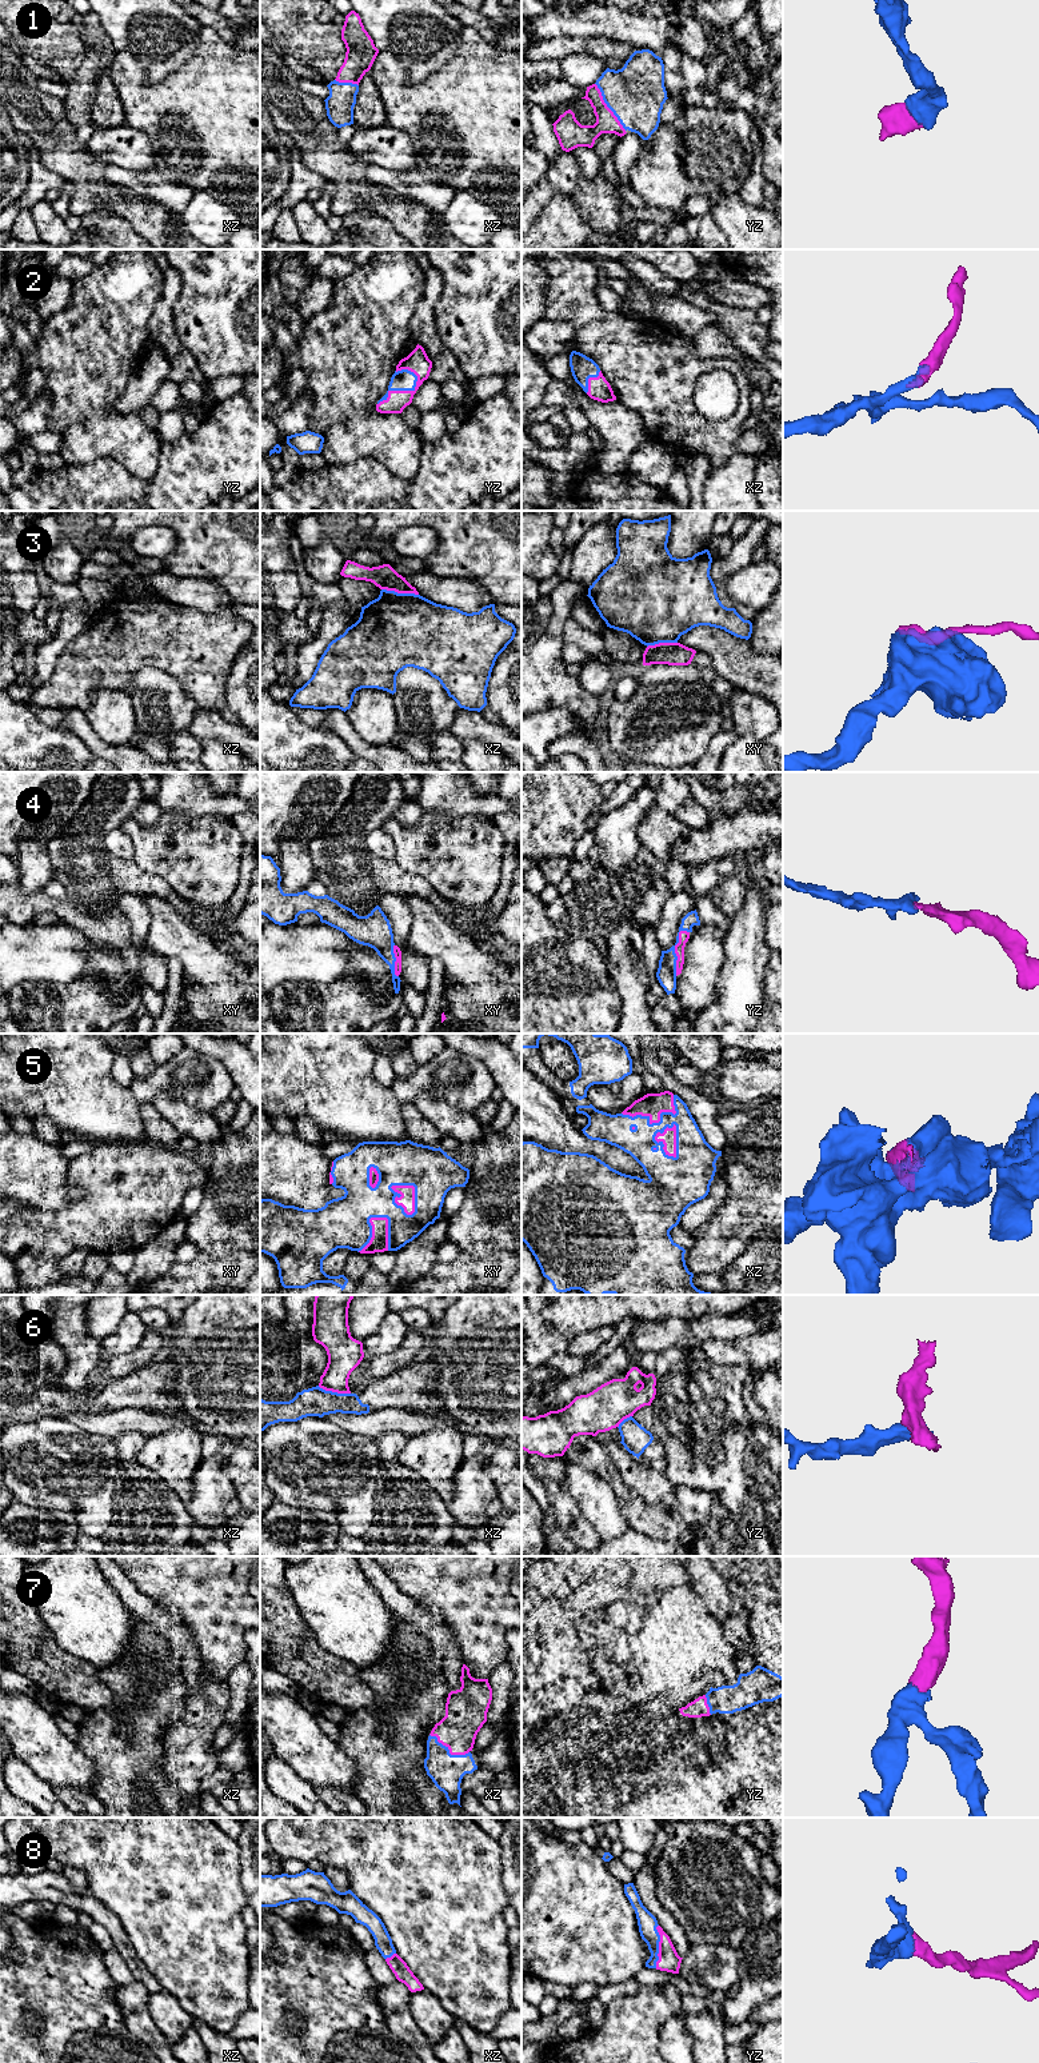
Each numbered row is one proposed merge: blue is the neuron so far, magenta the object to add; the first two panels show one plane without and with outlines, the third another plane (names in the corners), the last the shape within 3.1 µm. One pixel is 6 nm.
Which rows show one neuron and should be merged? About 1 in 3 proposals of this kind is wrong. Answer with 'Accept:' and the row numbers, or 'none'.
Accept: 1, 2, 4, 5, 7, 8

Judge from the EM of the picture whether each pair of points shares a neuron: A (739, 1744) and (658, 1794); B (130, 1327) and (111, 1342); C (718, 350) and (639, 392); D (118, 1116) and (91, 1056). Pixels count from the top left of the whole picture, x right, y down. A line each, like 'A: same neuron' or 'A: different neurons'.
A: same neuron
B: same neuron
C: different neurons
D: same neuron

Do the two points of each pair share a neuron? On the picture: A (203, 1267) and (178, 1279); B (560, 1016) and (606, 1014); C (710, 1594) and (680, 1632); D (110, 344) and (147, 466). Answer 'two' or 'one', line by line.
A: one
B: one
C: two
D: one

